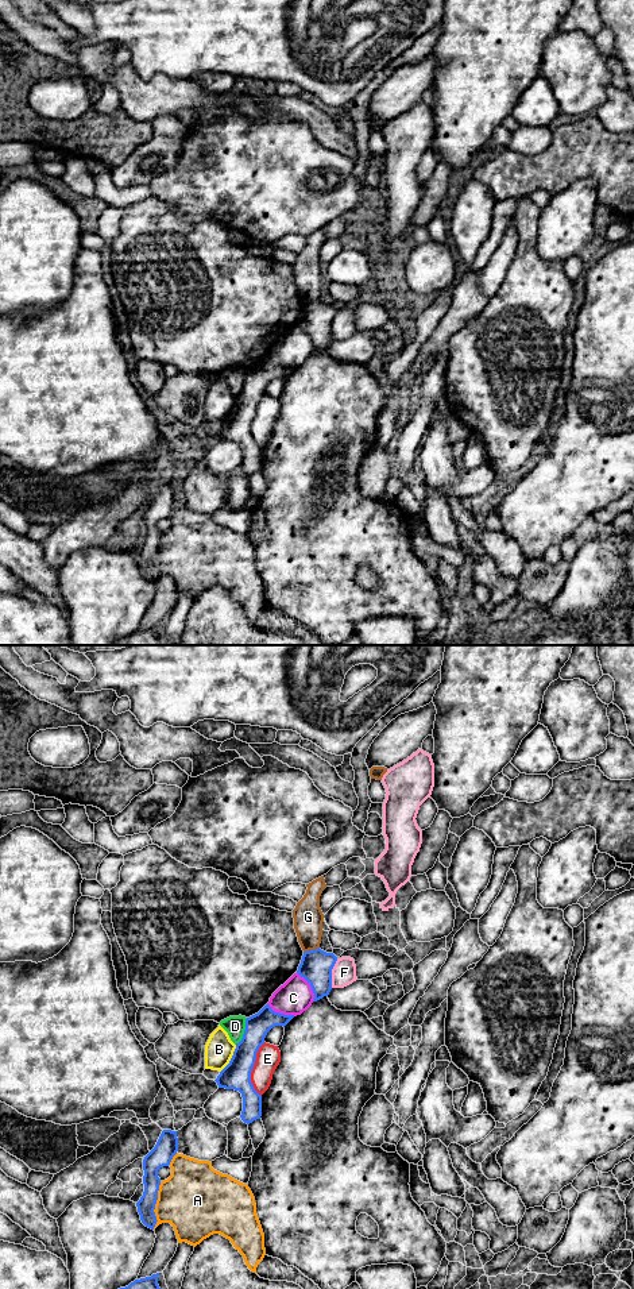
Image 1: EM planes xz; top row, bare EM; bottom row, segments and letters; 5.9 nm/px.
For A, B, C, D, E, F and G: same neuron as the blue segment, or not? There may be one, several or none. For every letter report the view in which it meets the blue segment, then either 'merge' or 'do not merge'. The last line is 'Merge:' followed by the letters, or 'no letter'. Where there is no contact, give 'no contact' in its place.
A: xz | do not merge
B: xz | do not merge
C: xz | do not merge
D: xz | do not merge
E: xz | do not merge
F: xz | do not merge
G: xz | do not merge
Merge: no letter

